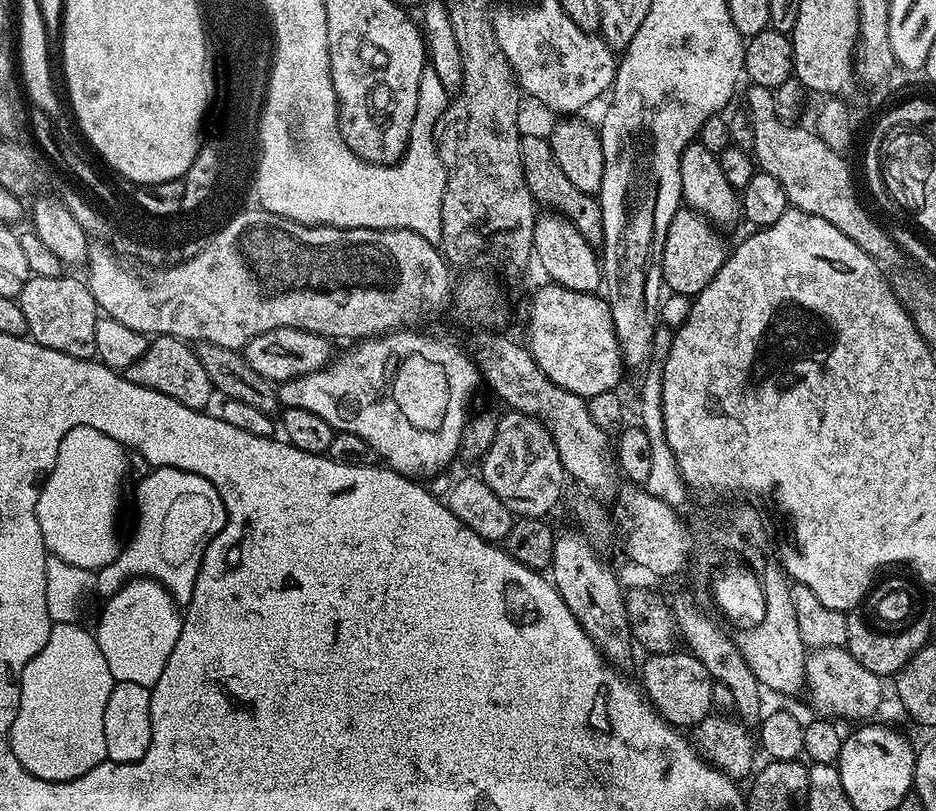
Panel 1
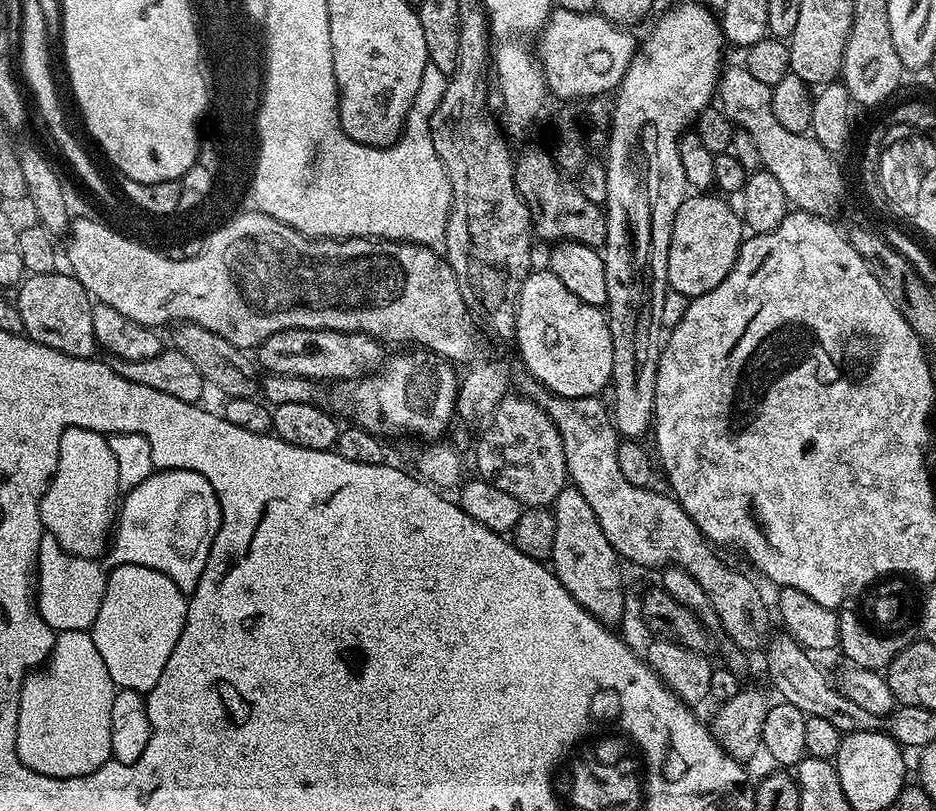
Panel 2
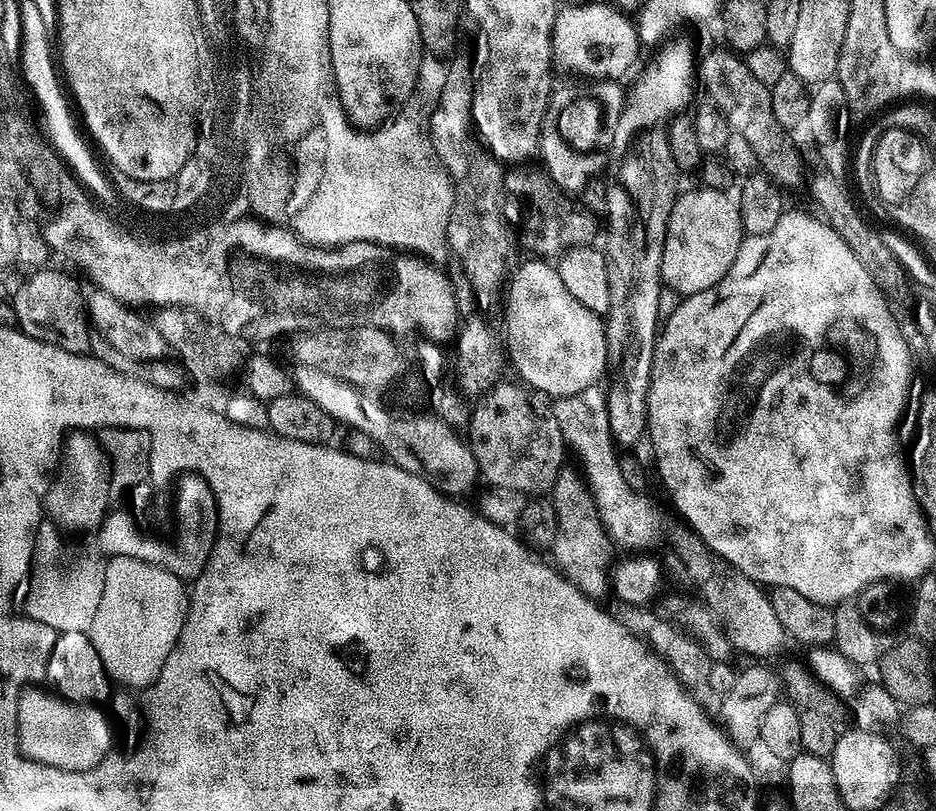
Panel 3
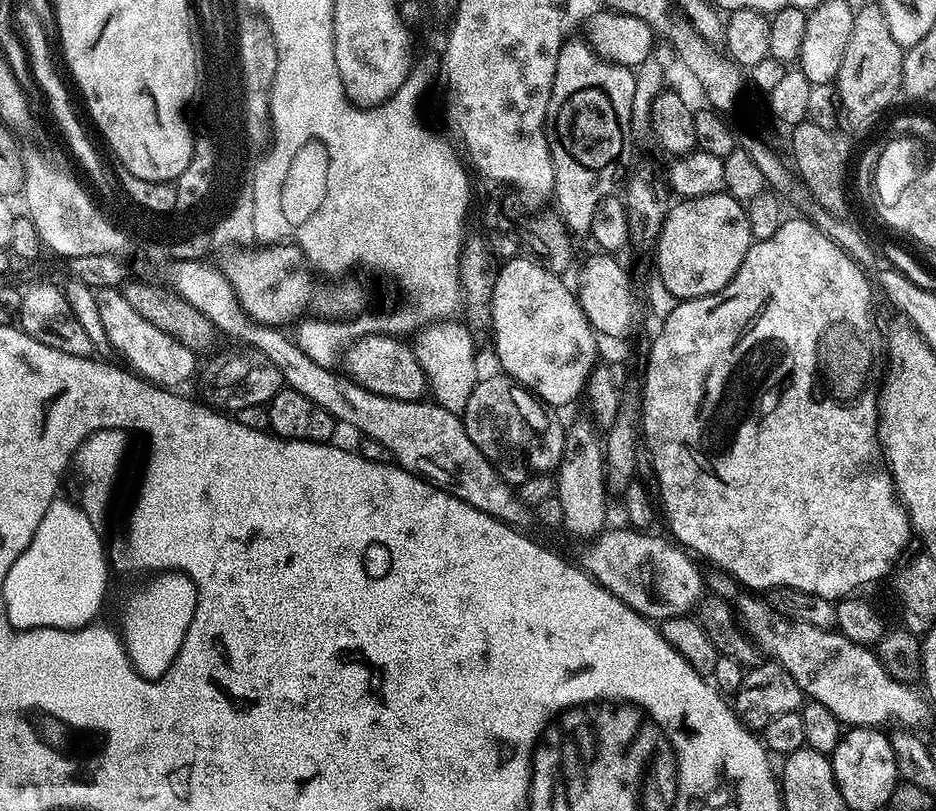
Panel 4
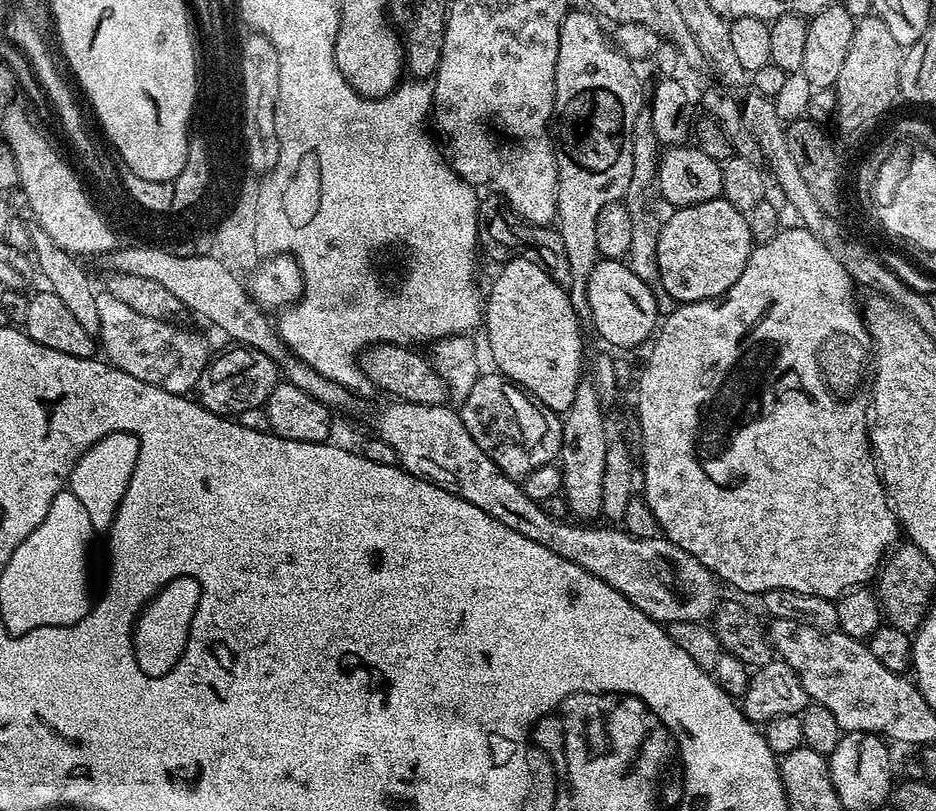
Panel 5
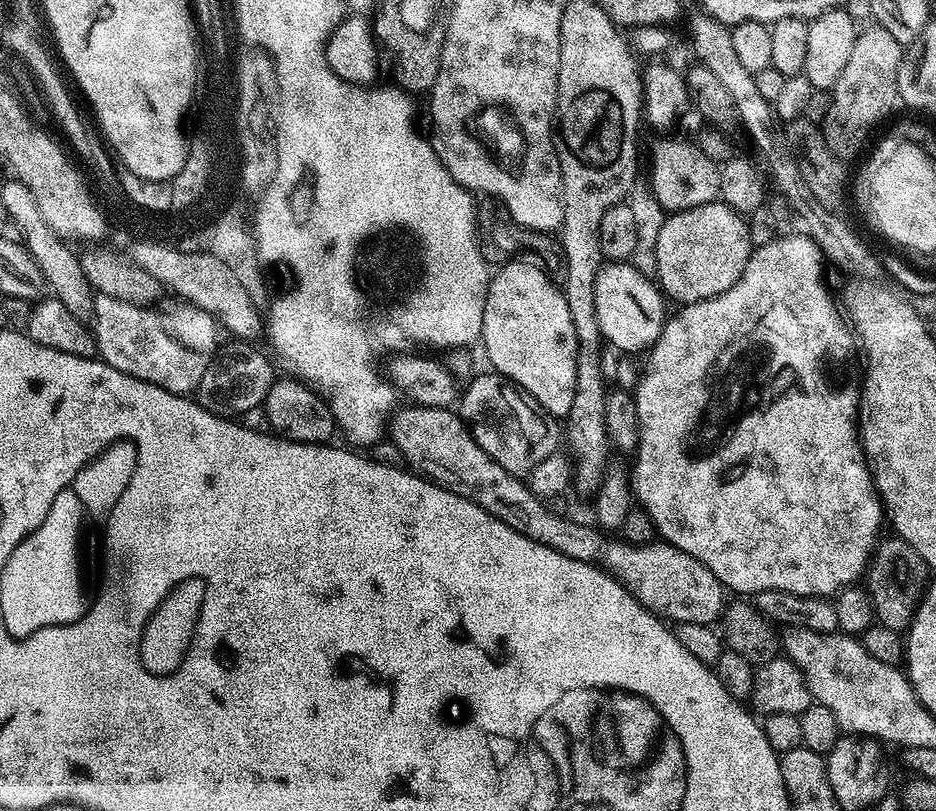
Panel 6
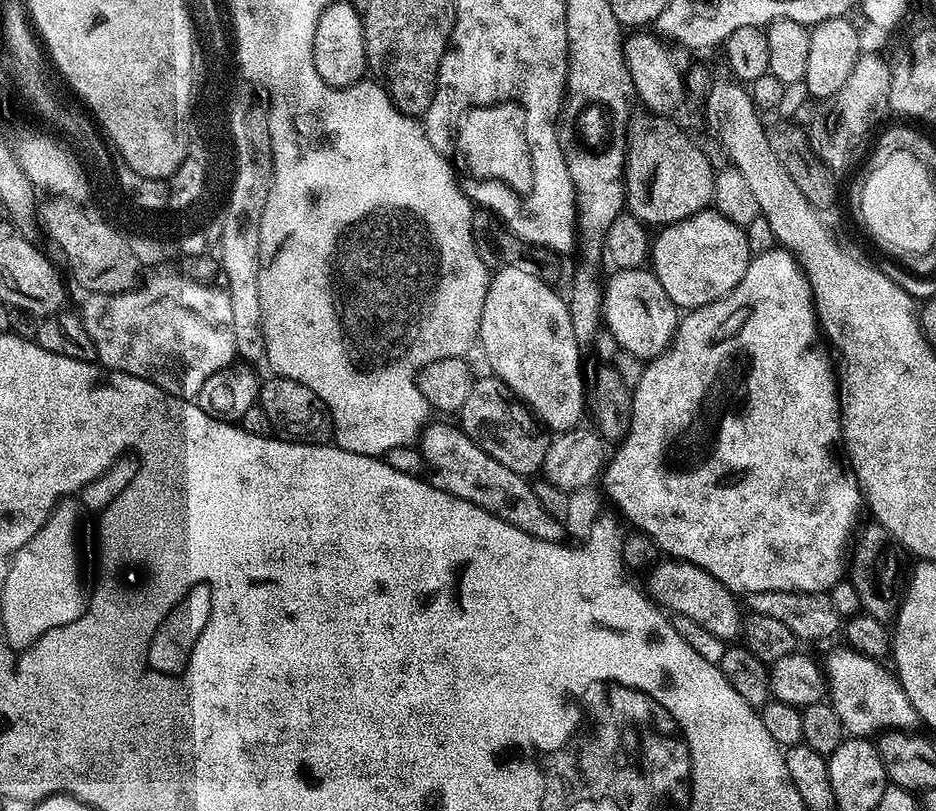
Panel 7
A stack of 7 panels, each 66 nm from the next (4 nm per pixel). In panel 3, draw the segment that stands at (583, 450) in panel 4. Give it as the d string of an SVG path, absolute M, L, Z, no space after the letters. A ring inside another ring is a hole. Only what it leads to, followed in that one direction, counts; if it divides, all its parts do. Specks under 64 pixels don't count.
M579 467L561 468L550 490L550 498L554 502L558 522L558 534L550 549L555 567L580 592L593 598L604 598L600 596L609 595L610 592L610 556L614 544L598 514L598 506L584 472Z

